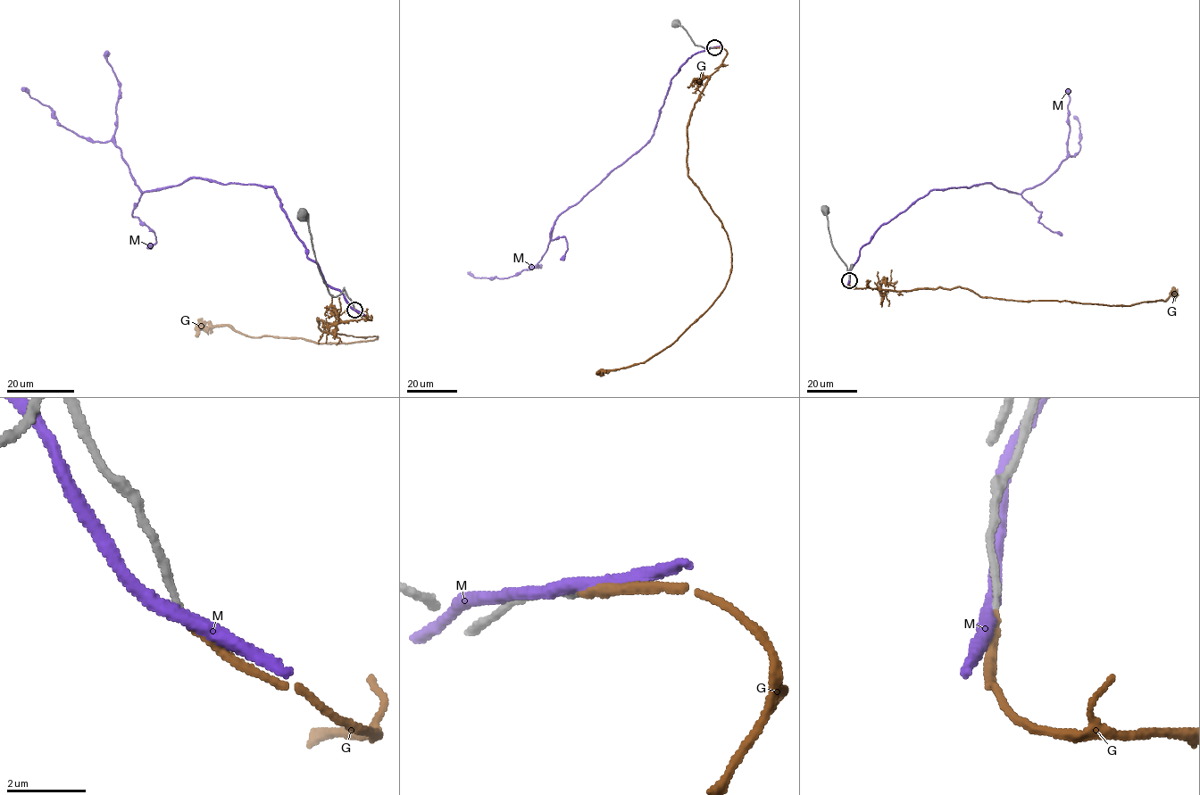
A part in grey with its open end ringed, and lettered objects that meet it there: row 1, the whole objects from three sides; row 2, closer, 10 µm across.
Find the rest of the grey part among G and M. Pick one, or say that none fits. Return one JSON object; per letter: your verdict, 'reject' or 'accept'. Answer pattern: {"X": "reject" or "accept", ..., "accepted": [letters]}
{"G": "accept", "M": "reject", "accepted": ["G"]}

